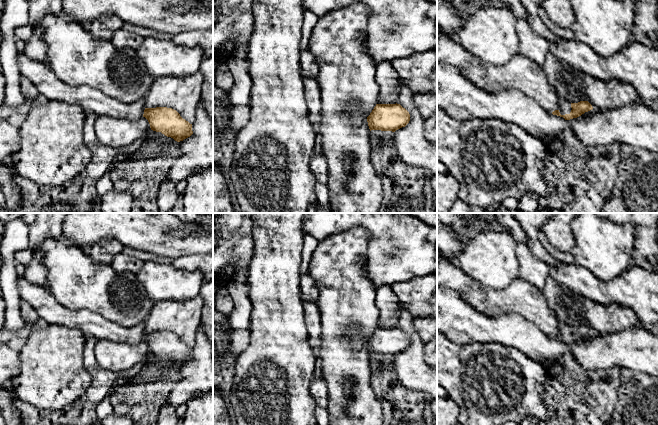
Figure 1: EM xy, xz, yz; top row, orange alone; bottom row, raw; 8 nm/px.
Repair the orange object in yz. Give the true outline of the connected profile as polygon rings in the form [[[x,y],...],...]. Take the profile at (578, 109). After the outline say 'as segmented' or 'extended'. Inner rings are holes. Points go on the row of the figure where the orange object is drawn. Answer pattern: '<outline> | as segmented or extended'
[[[560,100],[559,109],[552,112],[553,115],[563,117],[565,120],[577,118],[592,110],[593,107],[588,101],[580,101],[578,103],[569,103],[564,100]]] | extended

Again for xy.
[[[24,51],[17,53],[17,62],[21,75],[29,79],[49,101],[78,104],[85,112],[91,111],[97,117],[107,115],[137,120],[143,116],[148,120],[151,130],[161,132],[177,142],[193,134],[192,124],[172,108],[146,108],[144,100],[124,104],[91,87],[68,85],[46,63],[29,58]]] | extended

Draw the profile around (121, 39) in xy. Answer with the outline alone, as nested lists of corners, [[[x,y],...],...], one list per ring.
[[[121,28],[114,31],[111,42],[117,49],[130,48],[137,50],[143,43],[144,39],[145,38],[138,34],[123,30]]]

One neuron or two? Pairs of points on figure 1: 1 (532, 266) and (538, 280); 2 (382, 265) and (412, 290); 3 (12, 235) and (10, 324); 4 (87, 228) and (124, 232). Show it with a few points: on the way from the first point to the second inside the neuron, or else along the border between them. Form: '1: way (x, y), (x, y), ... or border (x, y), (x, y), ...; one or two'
1: way (533, 269), (537, 277); one
2: border (424, 275), (396, 281), (390, 286); two
3: way (10, 257), (10, 294), (12, 302); one
4: way (96, 227), (115, 227); one

